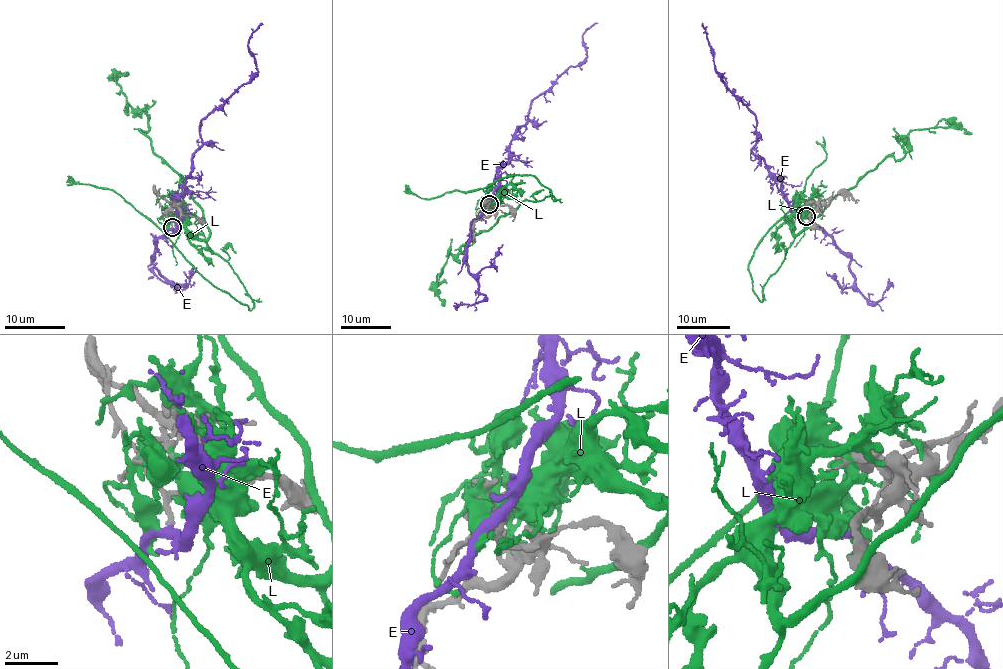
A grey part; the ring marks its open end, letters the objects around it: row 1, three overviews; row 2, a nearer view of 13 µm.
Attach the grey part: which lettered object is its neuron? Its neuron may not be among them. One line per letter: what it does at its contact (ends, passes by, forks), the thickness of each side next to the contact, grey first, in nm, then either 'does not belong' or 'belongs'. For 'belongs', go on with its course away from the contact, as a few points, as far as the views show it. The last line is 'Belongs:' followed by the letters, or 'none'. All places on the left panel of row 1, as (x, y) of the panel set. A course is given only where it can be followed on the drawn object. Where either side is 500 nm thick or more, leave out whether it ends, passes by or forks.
E: it passes by | 200/320 nm | does not belong
L: it passes by | 240/400 nm | does not belong
Belongs: none

